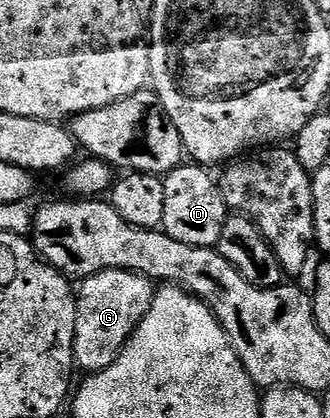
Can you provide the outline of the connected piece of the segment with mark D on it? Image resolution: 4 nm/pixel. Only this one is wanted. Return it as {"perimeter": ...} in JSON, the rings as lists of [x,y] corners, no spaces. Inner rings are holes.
{"perimeter":[[[183,164],[164,178],[164,220],[161,229],[172,240],[189,246],[217,247],[228,217],[228,207],[215,175],[197,164]]]}

